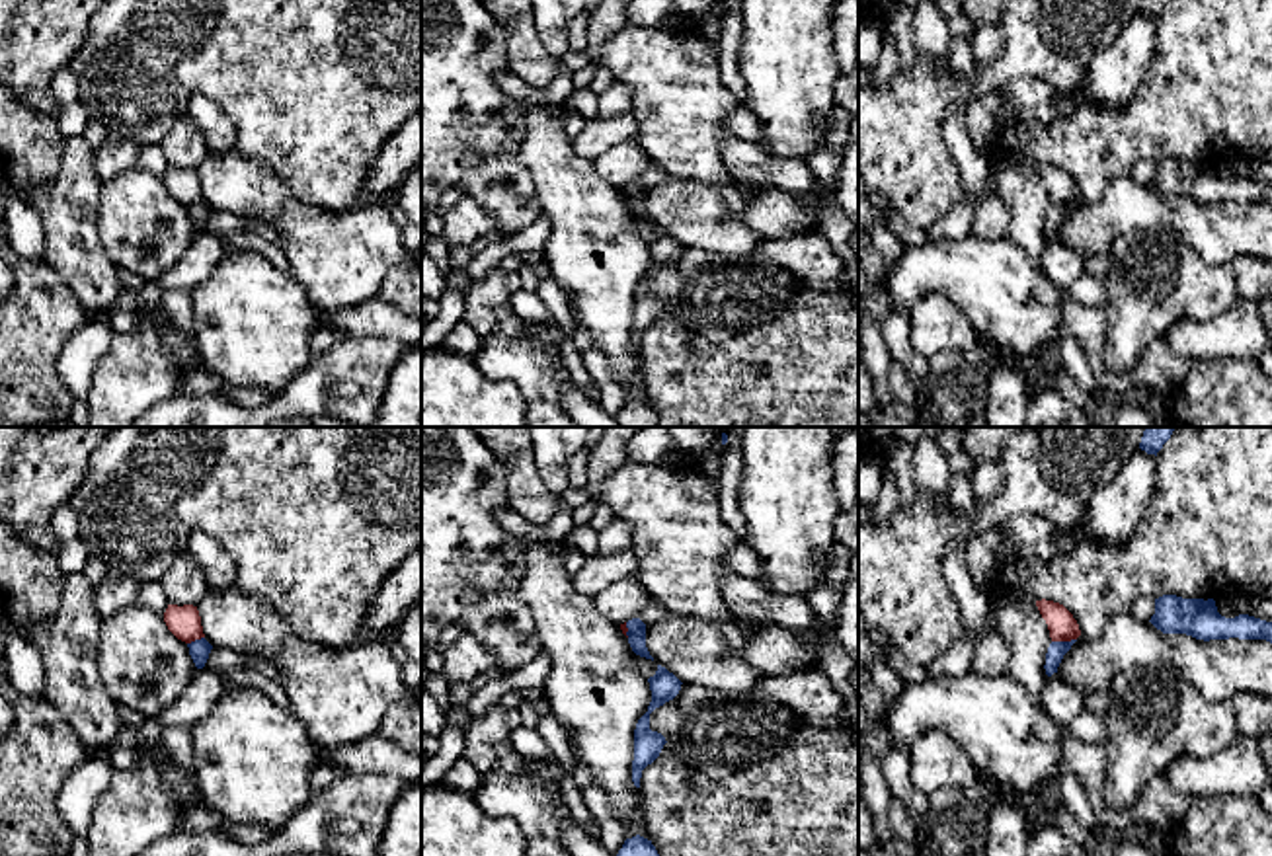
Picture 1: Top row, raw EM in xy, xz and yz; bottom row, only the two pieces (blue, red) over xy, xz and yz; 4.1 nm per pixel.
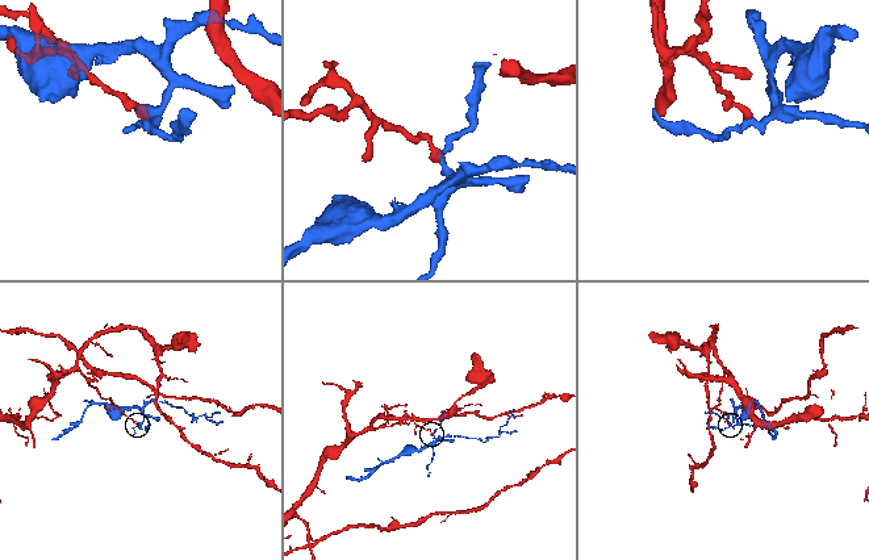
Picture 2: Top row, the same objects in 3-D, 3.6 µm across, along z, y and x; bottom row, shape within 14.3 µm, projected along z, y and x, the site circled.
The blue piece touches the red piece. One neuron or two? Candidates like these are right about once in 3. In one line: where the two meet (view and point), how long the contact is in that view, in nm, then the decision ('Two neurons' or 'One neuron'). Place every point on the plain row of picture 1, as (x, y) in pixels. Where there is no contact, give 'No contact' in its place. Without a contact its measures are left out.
Touches blue at yz (1064, 205). Shared border 110 nm. Two neurons

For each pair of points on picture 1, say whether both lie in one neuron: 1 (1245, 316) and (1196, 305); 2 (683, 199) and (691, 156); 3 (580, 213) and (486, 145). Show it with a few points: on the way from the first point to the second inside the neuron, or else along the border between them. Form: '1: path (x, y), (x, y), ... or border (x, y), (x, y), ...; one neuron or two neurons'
1: border (1237, 299), (1214, 316), (1181, 320); two neurons
2: border (675, 178), (701, 184), (732, 184); two neurons
3: border (523, 135), (519, 158), (533, 180), (543, 215); two neurons

